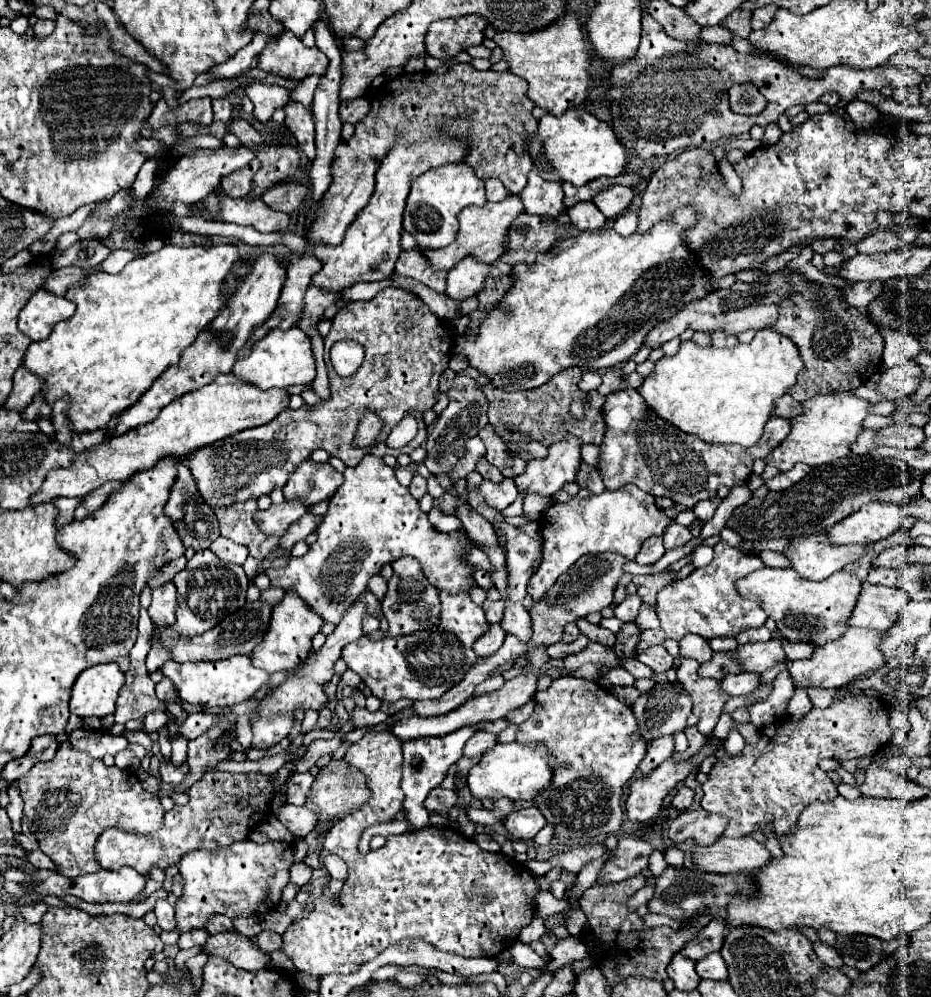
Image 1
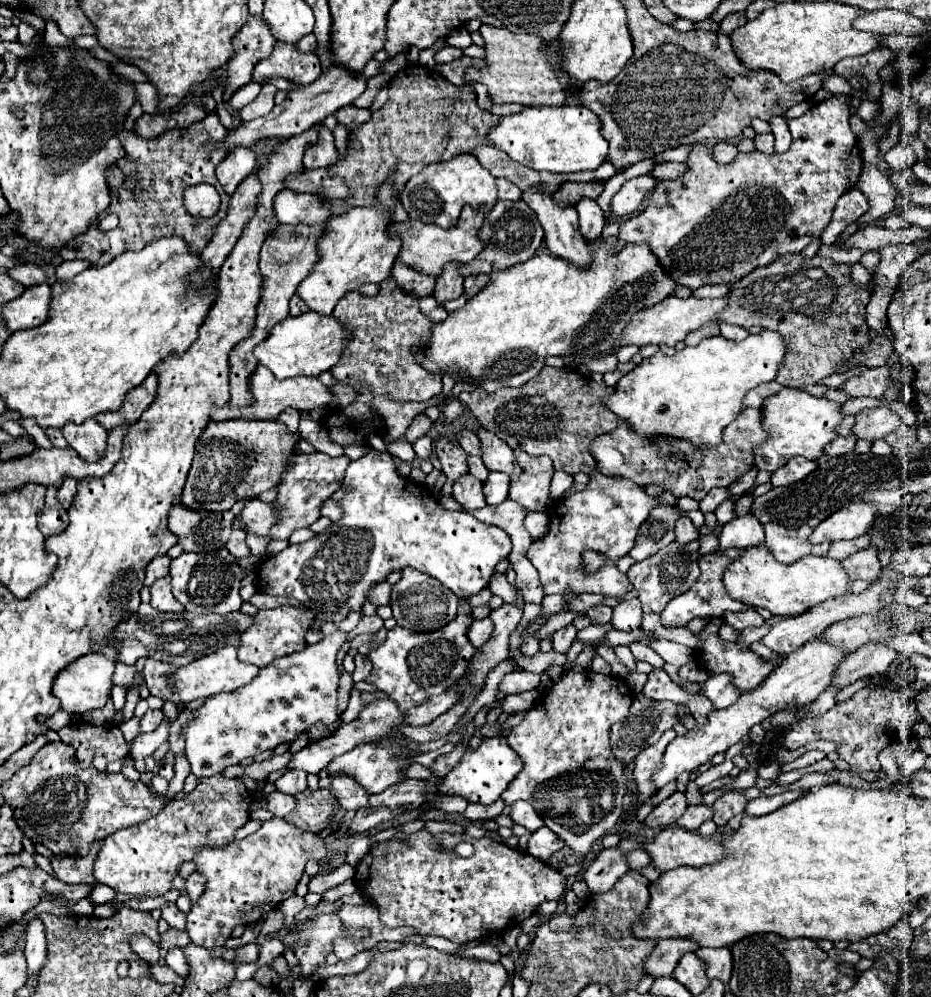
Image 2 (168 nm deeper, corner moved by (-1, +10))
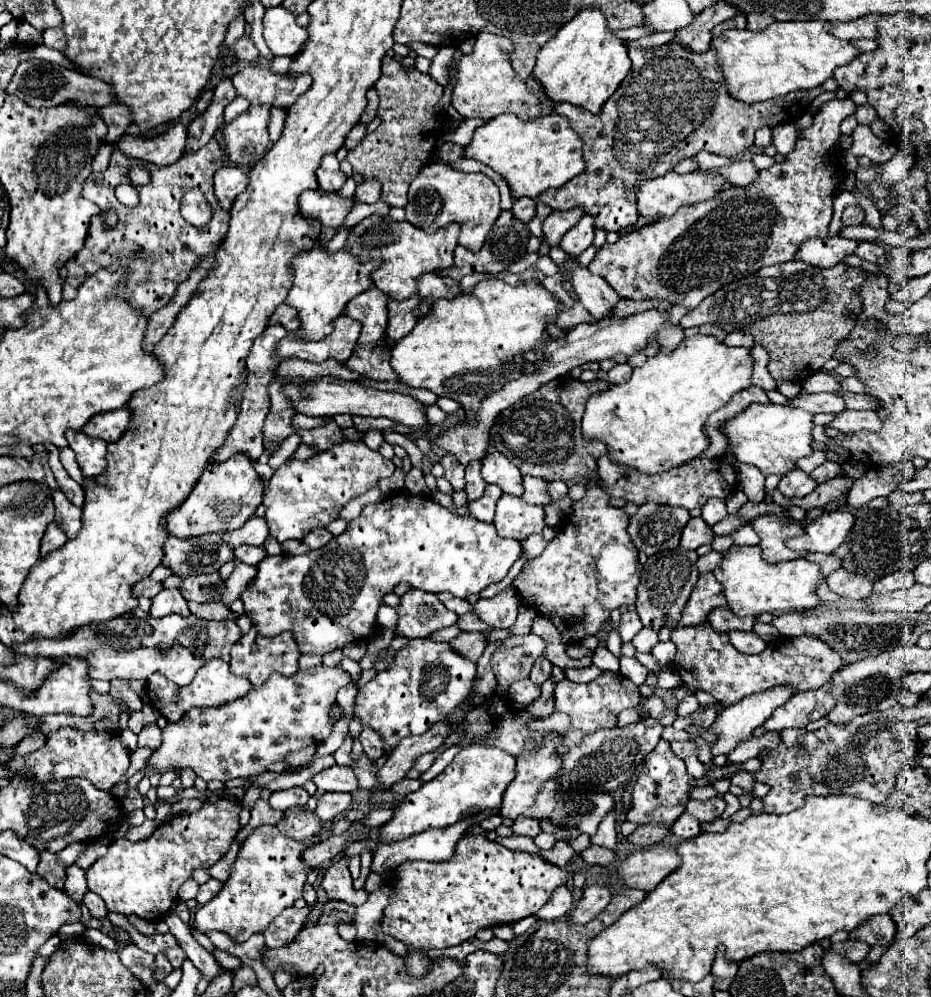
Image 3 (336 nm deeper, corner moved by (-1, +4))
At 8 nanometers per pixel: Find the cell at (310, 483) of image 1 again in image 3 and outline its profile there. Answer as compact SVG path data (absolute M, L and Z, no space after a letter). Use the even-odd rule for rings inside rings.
M344 440L338 446L332 446L330 450L324 450L308 460L296 460L296 458L288 460L274 472L274 476L268 480L268 488L266 488L266 498L264 498L266 516L264 518L268 522L270 536L274 536L278 542L284 542L290 538L302 540L310 530L324 528L326 524L336 520L338 512L342 510L342 506L346 502L364 494L366 490L374 488L380 478L390 476L394 470L396 470L396 466L392 460L382 458L378 452L370 450L364 442L350 442L350 440Z

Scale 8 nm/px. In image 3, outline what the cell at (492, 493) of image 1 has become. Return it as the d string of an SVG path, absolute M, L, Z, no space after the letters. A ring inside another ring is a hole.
M488 484L482 498L468 504L470 506L470 514L482 522L492 522L494 520L494 512L496 512L496 502L502 496L502 488L496 484Z

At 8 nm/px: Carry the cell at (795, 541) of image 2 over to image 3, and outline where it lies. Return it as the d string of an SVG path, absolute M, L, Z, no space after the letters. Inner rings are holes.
M758 516L752 520L752 526L756 534L760 536L762 546L762 558L770 564L796 560L800 556L806 556L806 552L794 552L786 546L786 542L794 536L800 536L802 530L798 524L790 524L778 516Z

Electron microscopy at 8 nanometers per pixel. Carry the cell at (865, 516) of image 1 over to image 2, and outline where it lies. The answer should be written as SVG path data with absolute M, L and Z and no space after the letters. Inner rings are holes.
M860 502L860 504L848 504L846 508L840 508L834 512L834 516L828 516L814 528L810 534L810 542L834 542L834 540L852 540L866 532L866 528L872 526L876 518L876 508Z

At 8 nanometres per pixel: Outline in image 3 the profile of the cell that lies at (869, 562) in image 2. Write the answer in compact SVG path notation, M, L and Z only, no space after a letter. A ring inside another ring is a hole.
M838 568L826 578L826 584L830 590L840 594L844 600L862 600L866 594L872 592L872 580L866 576L860 576L856 572L850 572L846 568Z

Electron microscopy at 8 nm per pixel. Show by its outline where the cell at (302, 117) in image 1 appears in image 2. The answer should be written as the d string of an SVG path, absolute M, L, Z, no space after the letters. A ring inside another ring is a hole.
M318 126L320 138L316 144L312 144L304 154L304 168L330 168L330 164L336 164L338 150L334 146L334 136L328 128Z

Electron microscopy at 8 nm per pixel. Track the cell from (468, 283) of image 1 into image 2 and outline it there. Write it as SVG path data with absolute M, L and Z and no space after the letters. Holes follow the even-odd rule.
M450 262L446 264L446 268L442 270L442 274L436 278L436 286L432 296L436 298L438 304L444 304L448 300L456 300L462 292L464 292L464 278L458 274L460 264L458 262Z

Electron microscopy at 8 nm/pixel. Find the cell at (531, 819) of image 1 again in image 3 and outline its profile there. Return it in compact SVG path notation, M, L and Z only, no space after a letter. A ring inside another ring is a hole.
M518 816L512 824L512 830L514 834L520 834L520 836L530 836L534 838L536 834L540 834L540 822L536 818L528 818L528 816Z

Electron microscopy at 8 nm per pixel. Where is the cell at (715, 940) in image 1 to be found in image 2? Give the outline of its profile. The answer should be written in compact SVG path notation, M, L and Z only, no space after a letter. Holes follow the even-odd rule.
M660 940L644 960L644 974L660 978L670 976L686 952L696 952L698 944L690 940Z

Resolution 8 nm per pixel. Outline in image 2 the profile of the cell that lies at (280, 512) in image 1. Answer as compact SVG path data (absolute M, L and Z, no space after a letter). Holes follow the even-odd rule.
M258 498L246 502L242 512L238 514L244 528L258 536L268 536L270 528L276 524L276 510L272 504L260 502Z

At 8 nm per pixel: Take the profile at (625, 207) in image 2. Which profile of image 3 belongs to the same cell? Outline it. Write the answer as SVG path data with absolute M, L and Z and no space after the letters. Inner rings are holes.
M668 172L666 176L644 180L640 184L638 194L636 194L638 214L644 218L652 218L652 220L656 220L660 216L670 216L684 204L694 204L694 202L704 202L706 198L714 198L714 194L718 194L722 190L722 186L724 186L724 182L710 182L710 178L702 178L702 174L698 174L698 172L690 172L690 174Z

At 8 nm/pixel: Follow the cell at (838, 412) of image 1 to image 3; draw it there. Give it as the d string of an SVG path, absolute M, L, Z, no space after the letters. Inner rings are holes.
M754 404L746 414L740 414L730 426L726 426L726 434L730 434L732 452L738 462L752 464L760 468L764 476L770 474L786 474L796 468L798 458L810 456L814 452L812 442L812 422L814 414L796 406L780 406L780 404Z

